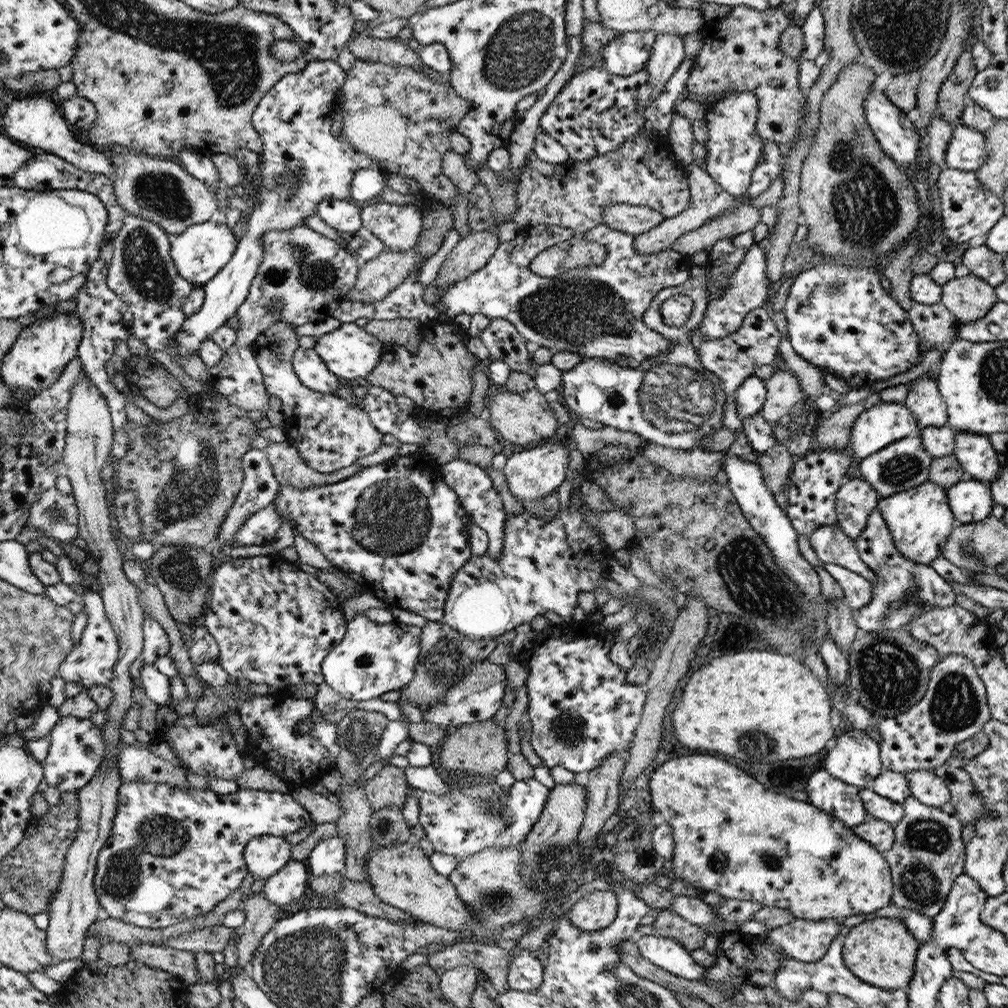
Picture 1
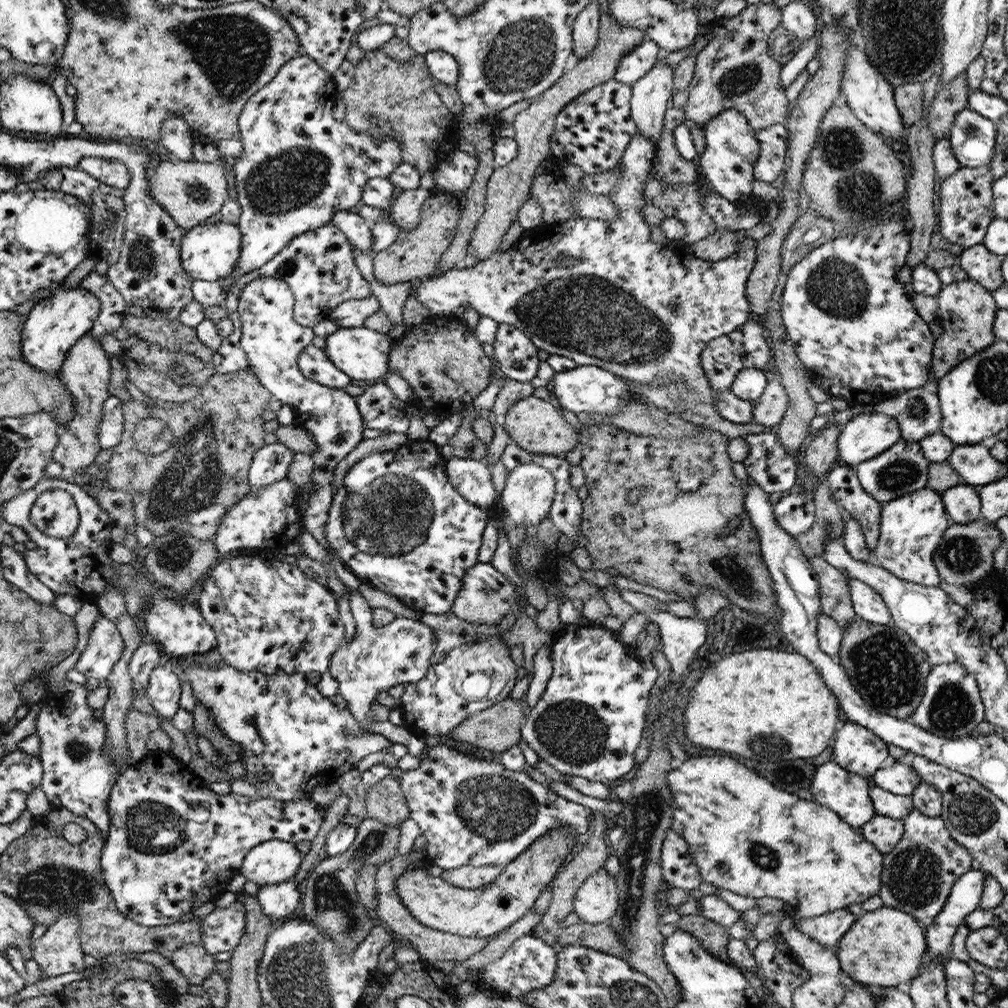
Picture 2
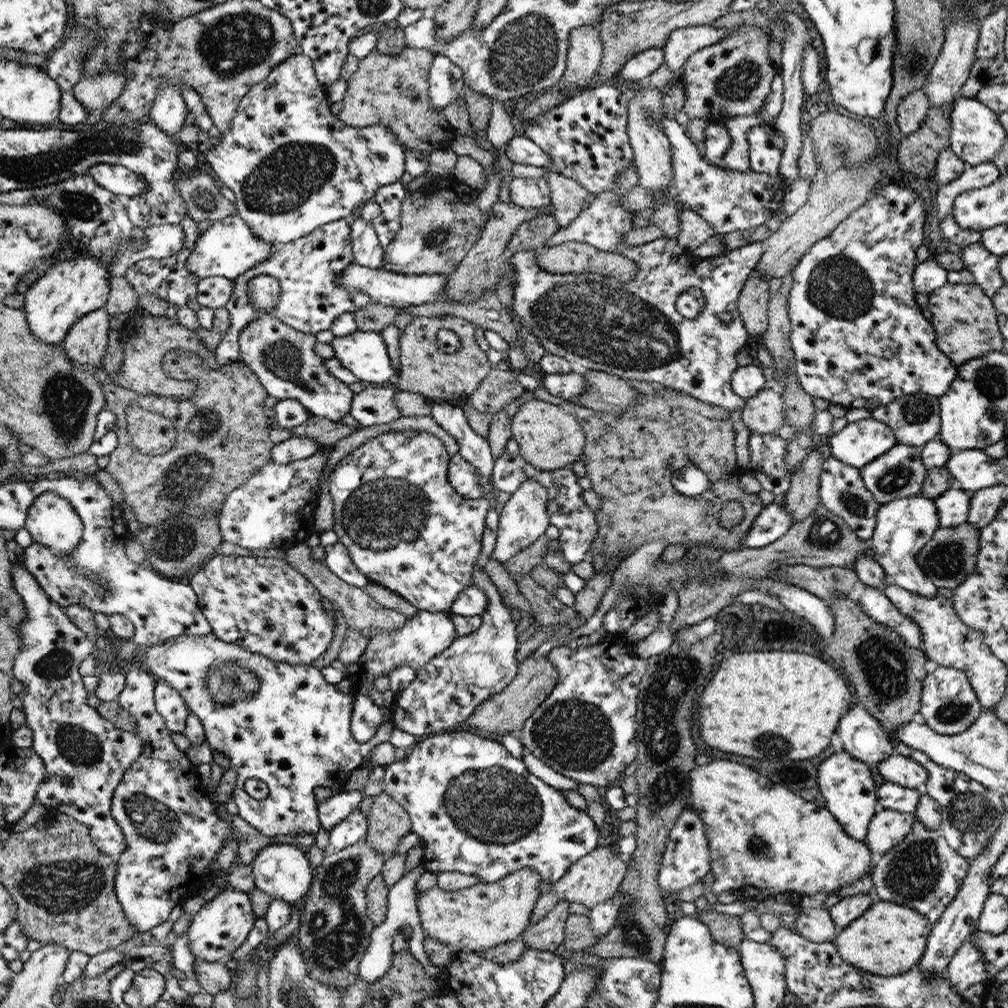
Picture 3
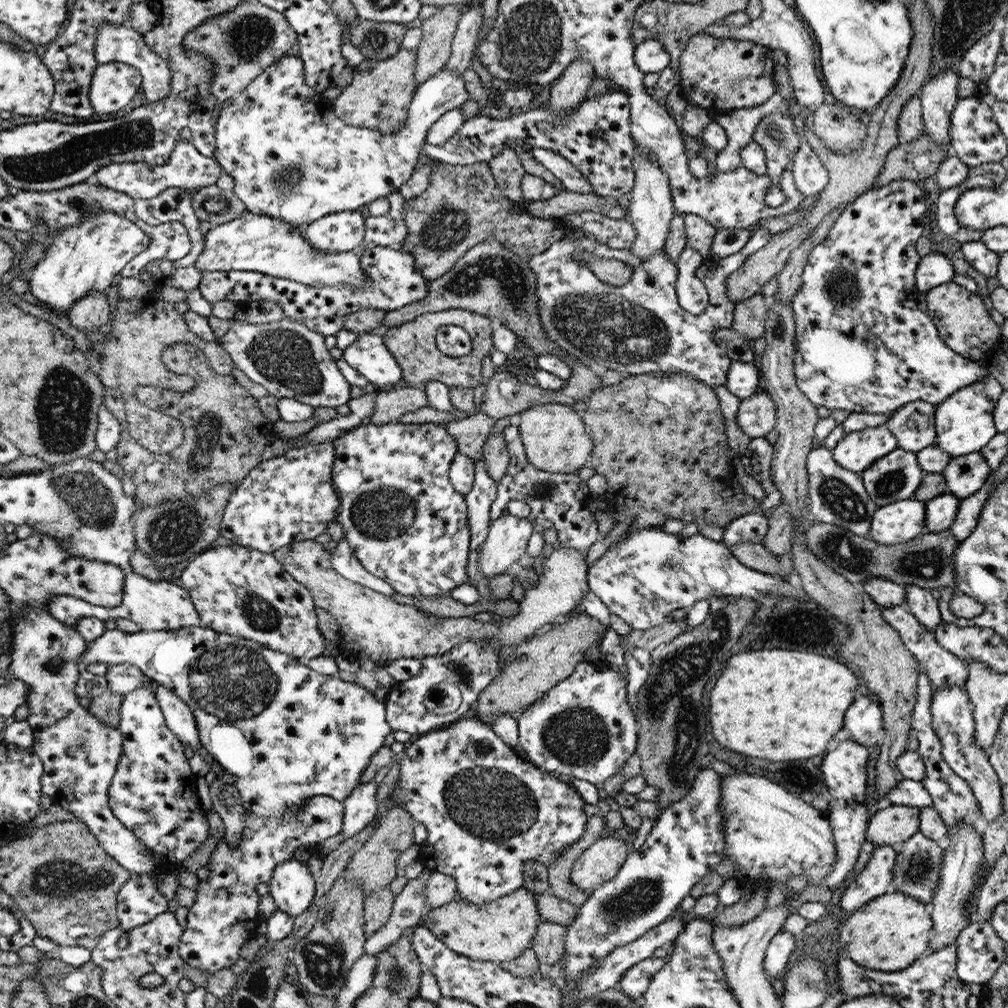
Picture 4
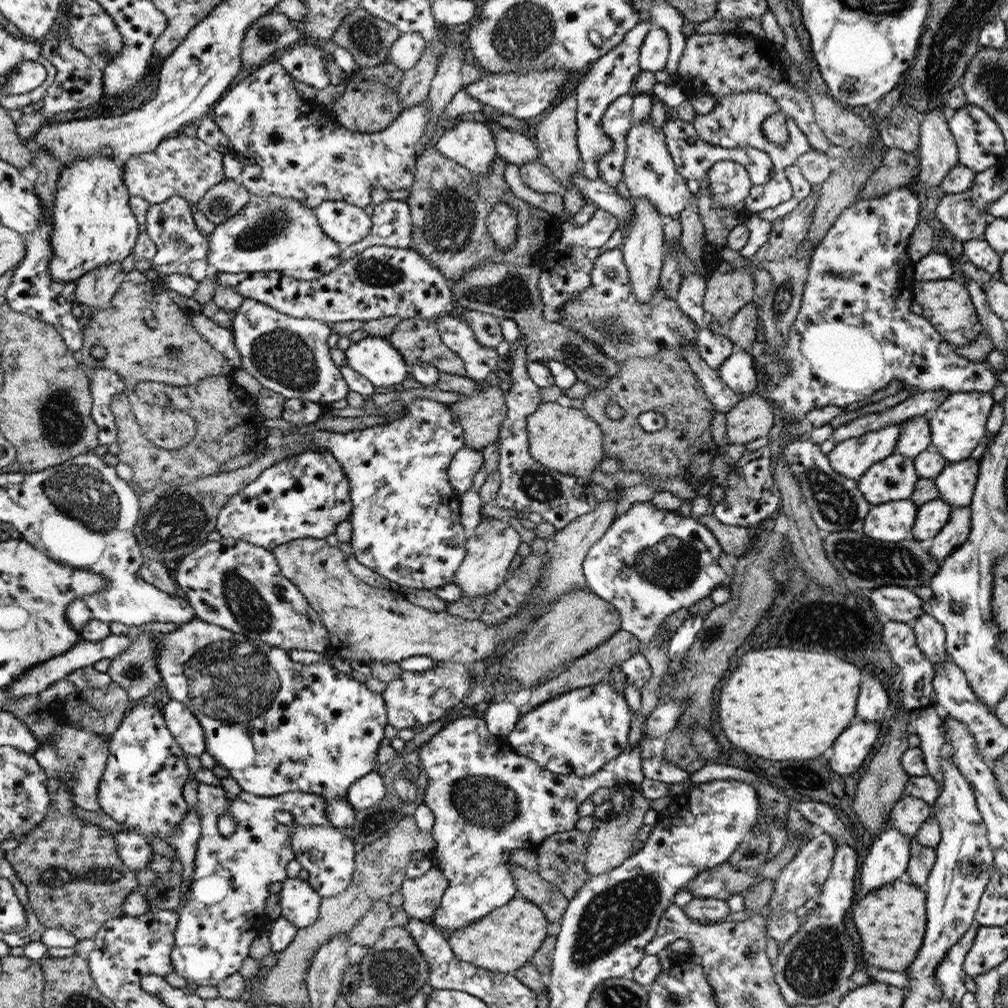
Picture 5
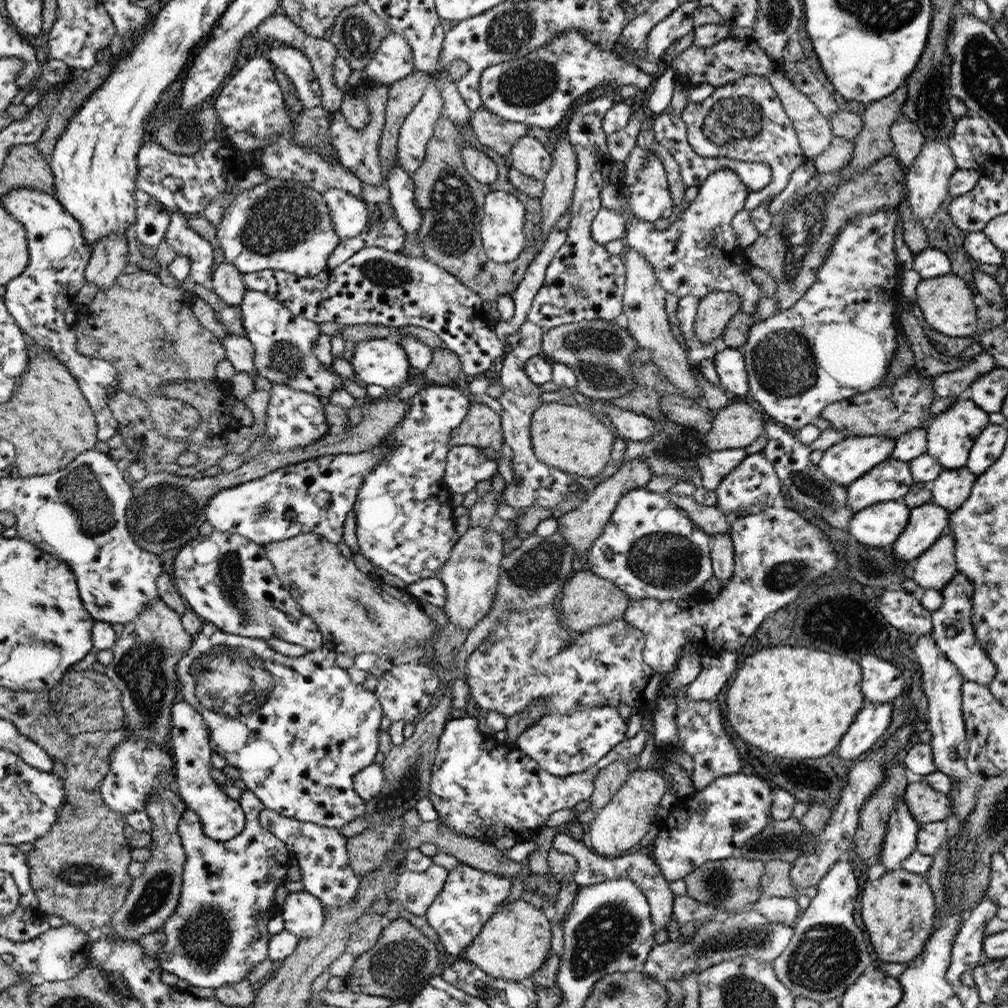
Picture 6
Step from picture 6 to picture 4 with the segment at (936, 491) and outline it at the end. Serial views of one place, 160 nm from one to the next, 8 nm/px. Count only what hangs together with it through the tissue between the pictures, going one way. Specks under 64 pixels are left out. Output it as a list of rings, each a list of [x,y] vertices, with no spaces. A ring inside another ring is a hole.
[[[978,451],[951,457],[948,466],[941,473],[944,475],[948,492],[959,499],[965,499],[980,490],[991,474],[991,468]]]

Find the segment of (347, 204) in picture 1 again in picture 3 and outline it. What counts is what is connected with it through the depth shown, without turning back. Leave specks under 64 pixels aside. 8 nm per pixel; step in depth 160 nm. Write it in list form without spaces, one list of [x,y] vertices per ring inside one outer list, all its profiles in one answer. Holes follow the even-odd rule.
[[[360,216],[351,218],[351,240],[354,242],[355,263],[373,269],[383,268],[383,260],[386,258],[386,248],[381,245],[371,221]]]

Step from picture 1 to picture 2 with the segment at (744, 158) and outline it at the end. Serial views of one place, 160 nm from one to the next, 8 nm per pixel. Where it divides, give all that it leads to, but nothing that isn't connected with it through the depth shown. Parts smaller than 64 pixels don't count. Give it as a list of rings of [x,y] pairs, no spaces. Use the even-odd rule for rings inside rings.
[[[729,108],[719,112],[707,123],[702,124],[705,135],[704,152],[698,156],[697,164],[701,168],[704,176],[710,180],[710,186],[718,194],[728,199],[730,202],[736,200],[746,200],[752,193],[752,182],[754,182],[753,168],[754,163],[759,160],[760,145],[755,137],[755,130],[748,124],[745,114],[735,108]]]

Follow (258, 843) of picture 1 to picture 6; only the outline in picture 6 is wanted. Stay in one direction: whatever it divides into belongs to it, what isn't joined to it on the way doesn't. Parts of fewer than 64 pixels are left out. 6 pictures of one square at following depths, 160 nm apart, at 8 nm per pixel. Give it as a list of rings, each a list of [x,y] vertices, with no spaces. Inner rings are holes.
[[[307,891],[290,893],[281,908],[285,929],[300,939],[317,935],[325,919],[322,906]]]

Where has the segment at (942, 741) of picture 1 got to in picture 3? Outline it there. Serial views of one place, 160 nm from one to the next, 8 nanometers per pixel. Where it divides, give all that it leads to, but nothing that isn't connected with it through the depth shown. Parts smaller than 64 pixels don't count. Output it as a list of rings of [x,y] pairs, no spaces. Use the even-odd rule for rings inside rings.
[[[938,666],[929,669],[923,680],[919,711],[934,732],[945,737],[960,734],[977,721],[983,709],[963,670]]]

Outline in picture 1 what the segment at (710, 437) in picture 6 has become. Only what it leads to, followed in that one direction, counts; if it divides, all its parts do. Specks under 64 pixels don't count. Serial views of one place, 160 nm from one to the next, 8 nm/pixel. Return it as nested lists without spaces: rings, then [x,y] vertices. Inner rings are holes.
[[[776,371],[765,380],[765,387],[767,393],[760,415],[772,424],[790,416],[796,405],[806,397],[798,377],[787,371]]]

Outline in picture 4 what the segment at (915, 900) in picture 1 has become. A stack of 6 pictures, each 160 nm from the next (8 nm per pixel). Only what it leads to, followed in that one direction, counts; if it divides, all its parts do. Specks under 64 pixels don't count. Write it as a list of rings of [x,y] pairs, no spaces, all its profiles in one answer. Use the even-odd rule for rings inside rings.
[[[920,832],[914,834],[906,843],[896,846],[896,862],[892,867],[891,892],[902,894],[920,901],[930,908],[934,899],[934,891],[939,887],[941,868],[943,868],[944,848],[936,845],[936,842],[928,840]]]

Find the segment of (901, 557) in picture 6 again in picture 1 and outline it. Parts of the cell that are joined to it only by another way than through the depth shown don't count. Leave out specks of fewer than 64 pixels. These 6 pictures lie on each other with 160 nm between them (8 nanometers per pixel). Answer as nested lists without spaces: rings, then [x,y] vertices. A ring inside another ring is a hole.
[[[969,477],[948,487],[947,497],[959,524],[984,520],[994,505],[989,484]]]

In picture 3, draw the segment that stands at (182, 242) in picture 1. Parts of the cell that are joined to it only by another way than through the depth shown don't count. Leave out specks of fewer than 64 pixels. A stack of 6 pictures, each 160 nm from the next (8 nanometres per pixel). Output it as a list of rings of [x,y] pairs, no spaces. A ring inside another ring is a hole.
[[[237,214],[227,216],[222,221],[214,221],[214,224],[199,236],[194,251],[187,260],[187,268],[199,278],[223,277],[235,281],[244,272],[255,267],[256,264],[266,260],[274,248],[271,242],[260,240],[255,233],[248,228],[245,220]]]

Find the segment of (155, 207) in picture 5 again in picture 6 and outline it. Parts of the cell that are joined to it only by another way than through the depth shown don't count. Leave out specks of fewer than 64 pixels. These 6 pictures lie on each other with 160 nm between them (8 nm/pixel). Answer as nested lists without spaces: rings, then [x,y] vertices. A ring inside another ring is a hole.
[[[172,211],[163,239],[172,246],[176,254],[190,259],[189,278],[210,288],[211,265],[214,264],[212,244],[190,228],[189,218],[183,212]]]

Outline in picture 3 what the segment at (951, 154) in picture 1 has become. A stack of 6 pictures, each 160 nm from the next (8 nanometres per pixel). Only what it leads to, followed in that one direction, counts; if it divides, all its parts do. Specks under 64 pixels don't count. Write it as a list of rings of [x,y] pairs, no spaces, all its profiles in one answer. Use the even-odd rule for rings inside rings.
[[[958,96],[953,105],[950,120],[949,148],[969,166],[991,162],[1007,137],[998,115],[977,98]]]

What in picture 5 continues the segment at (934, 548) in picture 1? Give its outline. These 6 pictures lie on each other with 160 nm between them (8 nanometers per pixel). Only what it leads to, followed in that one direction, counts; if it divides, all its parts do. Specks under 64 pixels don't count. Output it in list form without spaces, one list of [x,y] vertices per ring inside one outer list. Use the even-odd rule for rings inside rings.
[[[910,499],[873,505],[864,519],[861,532],[884,542],[912,539],[917,510]],[[922,611],[911,625],[915,632],[918,648],[926,655],[926,658],[934,666],[947,661],[944,625],[926,611]]]

